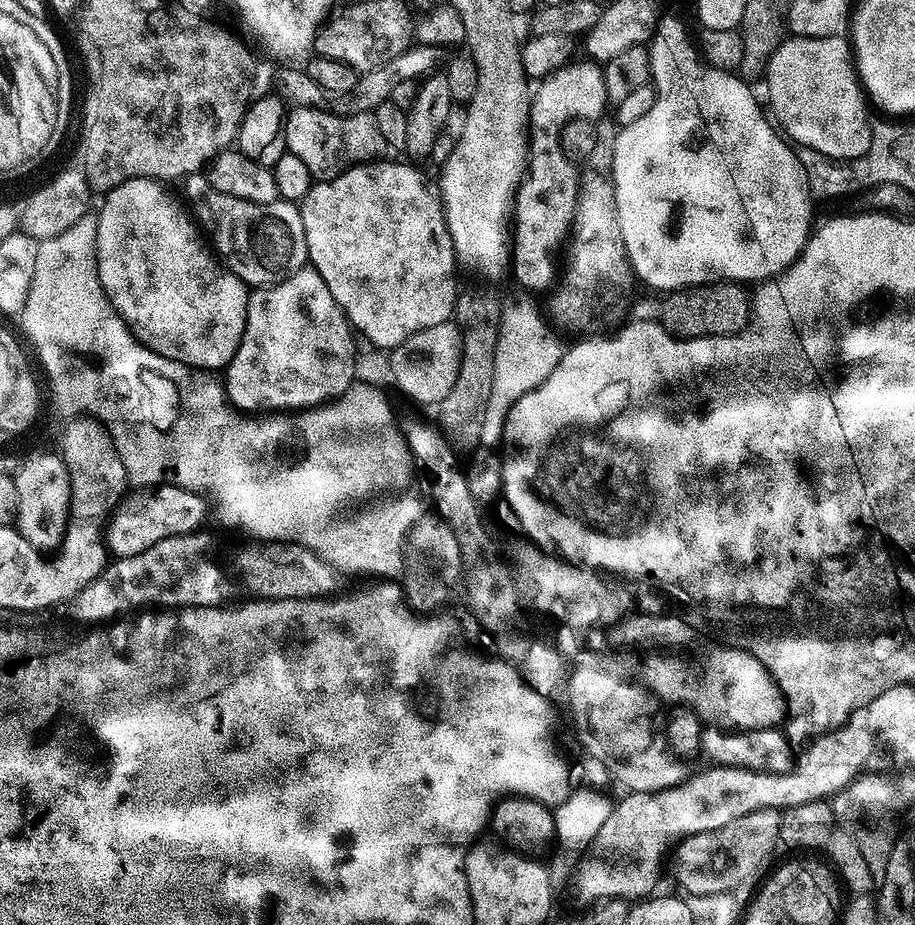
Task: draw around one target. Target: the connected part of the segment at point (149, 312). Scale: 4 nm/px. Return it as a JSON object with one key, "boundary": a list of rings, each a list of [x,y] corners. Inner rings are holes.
{"boundary":[[[127,180],[116,188],[111,188],[103,197],[104,205],[96,216],[96,269],[98,278],[102,282],[108,301],[114,306],[114,310],[128,324],[128,329],[135,334],[140,343],[145,344],[151,352],[156,352],[162,358],[170,358],[174,362],[182,362],[191,368],[201,370],[227,369],[229,362],[234,358],[238,346],[242,342],[242,334],[246,330],[246,310],[250,295],[249,285],[242,282],[227,266],[218,259],[215,251],[206,243],[197,221],[190,215],[189,209],[182,203],[181,197],[171,192],[167,183],[158,180]]]}

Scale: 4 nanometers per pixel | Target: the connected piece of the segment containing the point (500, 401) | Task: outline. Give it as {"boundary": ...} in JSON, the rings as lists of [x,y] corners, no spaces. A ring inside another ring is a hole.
{"boundary":[[[515,290],[508,296],[508,301],[500,304],[500,329],[492,358],[494,360],[493,382],[490,386],[490,400],[486,402],[486,419],[482,421],[481,445],[499,445],[504,438],[504,423],[508,417],[510,406],[522,398],[522,394],[530,394],[558,366],[564,357],[565,345],[560,345],[561,337],[553,332],[549,321],[536,309],[529,293]]]}

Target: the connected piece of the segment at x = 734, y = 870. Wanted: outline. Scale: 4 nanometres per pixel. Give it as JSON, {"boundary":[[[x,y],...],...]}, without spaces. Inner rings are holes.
{"boundary":[[[768,807],[755,809],[742,817],[734,818],[732,822],[726,822],[726,826],[718,826],[716,830],[706,830],[702,834],[688,836],[675,845],[676,880],[685,888],[685,893],[694,896],[714,896],[735,889],[734,886],[739,880],[746,879],[771,854],[772,847],[777,847],[779,839],[780,812]]]}

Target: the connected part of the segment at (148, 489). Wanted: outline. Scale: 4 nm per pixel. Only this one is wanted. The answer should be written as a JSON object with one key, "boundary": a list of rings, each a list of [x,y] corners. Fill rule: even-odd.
{"boundary":[[[177,484],[144,486],[129,491],[117,504],[116,511],[106,521],[102,540],[113,557],[130,558],[142,554],[142,550],[150,550],[150,546],[162,542],[162,538],[193,535],[204,520],[204,512],[206,516],[206,500],[199,492],[191,492]]]}

